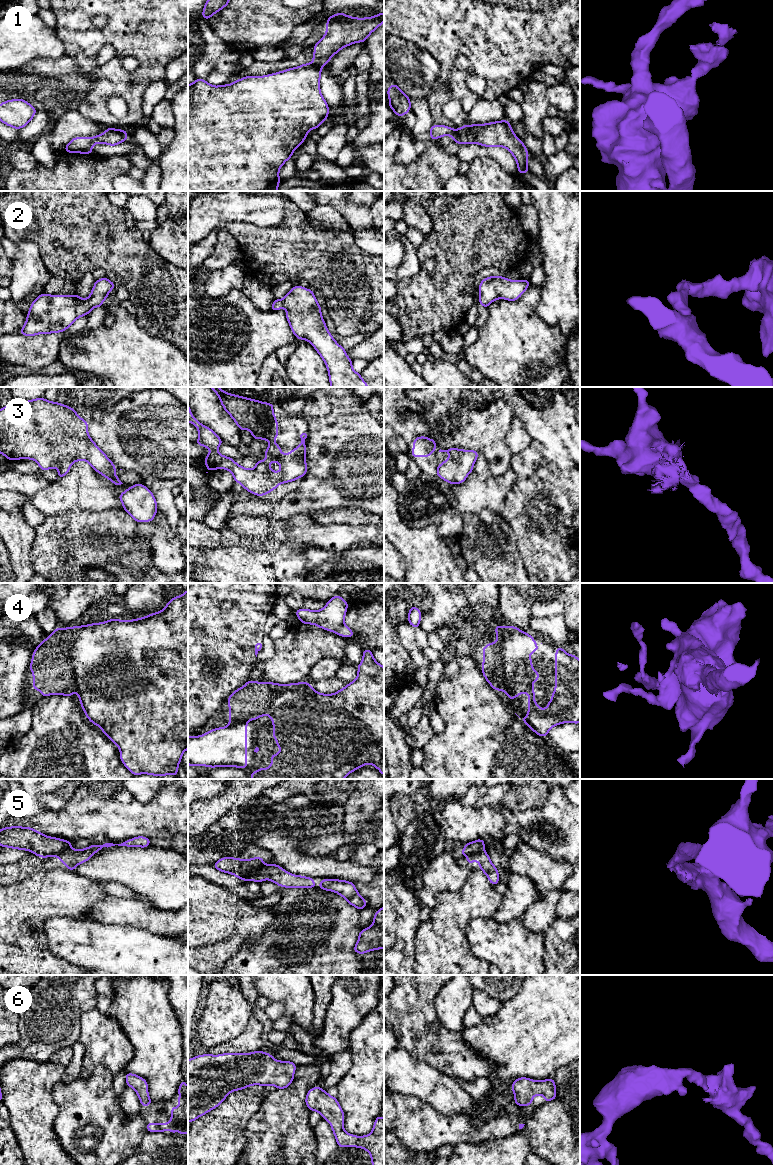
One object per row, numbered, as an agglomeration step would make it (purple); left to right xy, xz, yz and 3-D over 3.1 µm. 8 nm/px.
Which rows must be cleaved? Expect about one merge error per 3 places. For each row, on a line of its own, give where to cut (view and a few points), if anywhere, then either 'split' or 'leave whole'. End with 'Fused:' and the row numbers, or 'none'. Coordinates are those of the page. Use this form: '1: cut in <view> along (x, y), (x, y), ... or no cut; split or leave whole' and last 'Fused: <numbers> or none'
1: cut in xz along (313, 63), (321, 66); split
2: no cut; leave whole
3: no cut; leave whole
4: cut in yz along (504, 627), (499, 650), (504, 661), (502, 681), (492, 686); split
5: cut in xz along (266, 865), (248, 879); split
6: no cut; leave whole
Fused: 1, 4, 5

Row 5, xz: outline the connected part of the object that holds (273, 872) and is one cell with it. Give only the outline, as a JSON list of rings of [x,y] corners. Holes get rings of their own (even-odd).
[[[277,864],[266,865],[249,878],[259,883],[266,879],[286,888],[314,888],[316,886],[313,878],[293,875]]]

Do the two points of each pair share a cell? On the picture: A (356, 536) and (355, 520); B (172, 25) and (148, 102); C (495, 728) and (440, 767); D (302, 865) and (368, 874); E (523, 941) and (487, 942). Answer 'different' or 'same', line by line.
A: different
B: different
C: same
D: same
E: same

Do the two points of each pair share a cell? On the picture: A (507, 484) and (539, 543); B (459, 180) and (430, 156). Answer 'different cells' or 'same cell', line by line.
A: different cells
B: different cells

